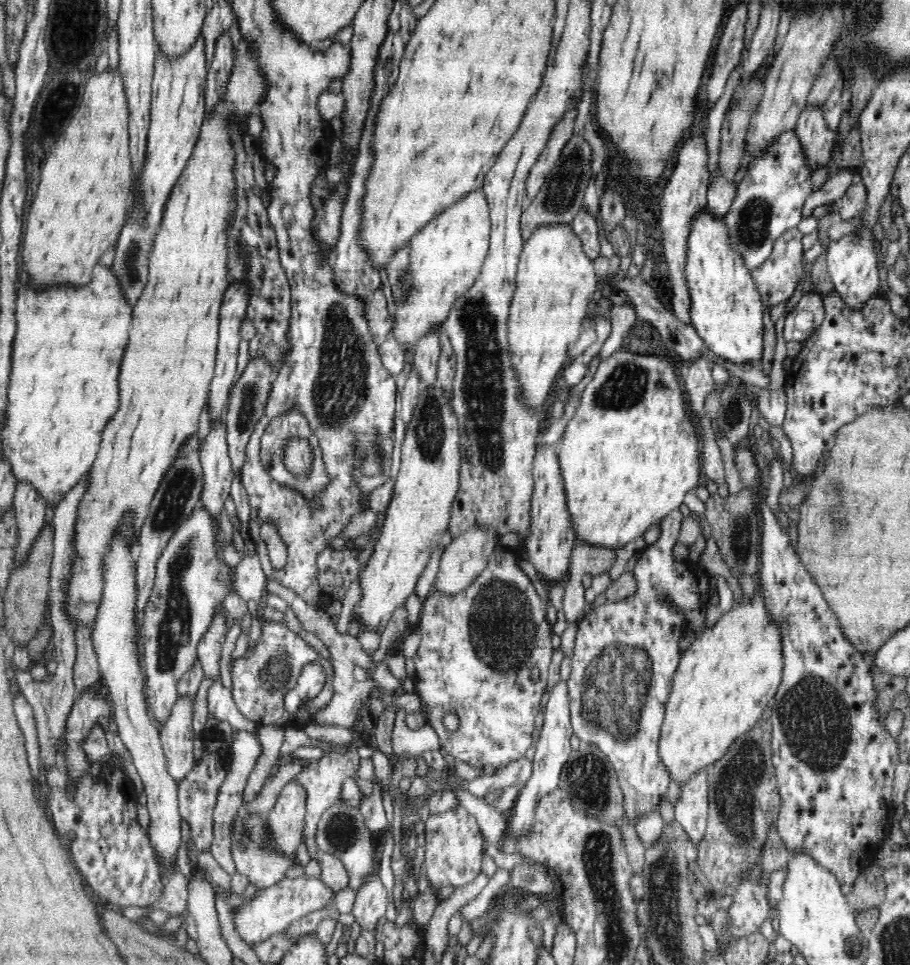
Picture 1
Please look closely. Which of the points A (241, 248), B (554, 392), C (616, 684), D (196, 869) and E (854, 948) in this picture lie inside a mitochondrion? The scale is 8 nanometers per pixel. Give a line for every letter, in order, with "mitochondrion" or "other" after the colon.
A: mitochondrion
B: other
C: mitochondrion
D: other
E: mitochondrion

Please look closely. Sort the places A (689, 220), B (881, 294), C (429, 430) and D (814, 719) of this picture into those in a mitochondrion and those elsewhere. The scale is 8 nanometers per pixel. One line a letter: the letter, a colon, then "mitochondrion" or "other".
A: other
B: other
C: mitochondrion
D: mitochondrion

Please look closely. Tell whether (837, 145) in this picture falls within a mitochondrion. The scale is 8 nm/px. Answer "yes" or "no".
no

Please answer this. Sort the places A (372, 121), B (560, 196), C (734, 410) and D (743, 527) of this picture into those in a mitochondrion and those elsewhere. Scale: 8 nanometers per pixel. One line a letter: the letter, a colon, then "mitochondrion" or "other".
A: other
B: mitochondrion
C: mitochondrion
D: mitochondrion

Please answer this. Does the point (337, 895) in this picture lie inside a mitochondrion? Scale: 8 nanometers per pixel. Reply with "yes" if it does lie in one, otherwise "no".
no

